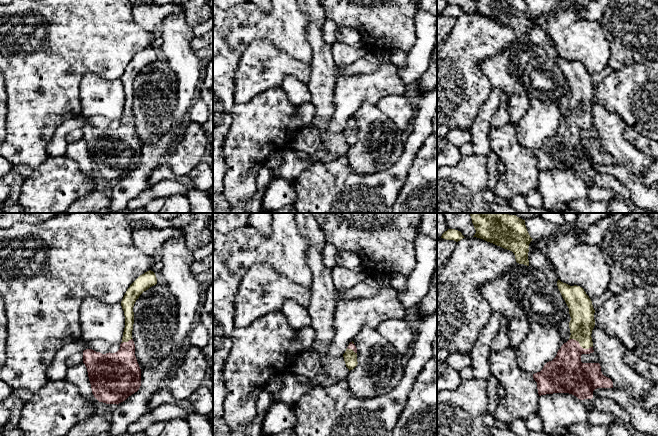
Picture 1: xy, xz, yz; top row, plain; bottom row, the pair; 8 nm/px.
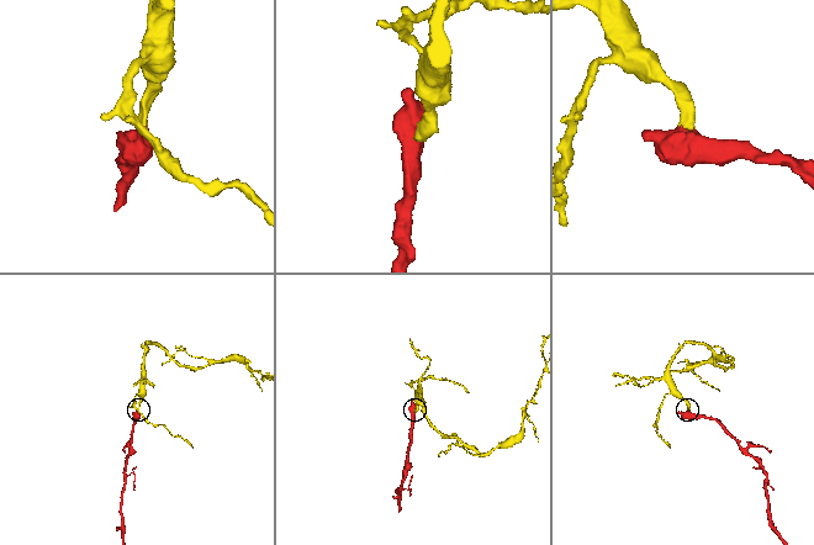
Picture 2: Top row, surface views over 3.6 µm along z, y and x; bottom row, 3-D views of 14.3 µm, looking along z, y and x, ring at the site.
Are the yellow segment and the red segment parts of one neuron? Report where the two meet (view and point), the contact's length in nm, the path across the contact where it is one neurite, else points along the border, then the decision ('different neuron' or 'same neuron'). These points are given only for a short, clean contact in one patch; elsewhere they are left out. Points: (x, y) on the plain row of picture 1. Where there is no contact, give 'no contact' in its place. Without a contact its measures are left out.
contact yz (580, 121); length 200 nm; way yz (582, 98), (580, 121), (568, 133), (566, 148); same neuron

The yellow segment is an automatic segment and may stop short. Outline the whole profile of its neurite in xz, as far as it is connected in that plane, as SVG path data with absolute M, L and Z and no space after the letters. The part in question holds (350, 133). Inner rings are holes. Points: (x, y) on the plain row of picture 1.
M353 117L349 119L343 133L349 147L353 146L357 142L357 124Z

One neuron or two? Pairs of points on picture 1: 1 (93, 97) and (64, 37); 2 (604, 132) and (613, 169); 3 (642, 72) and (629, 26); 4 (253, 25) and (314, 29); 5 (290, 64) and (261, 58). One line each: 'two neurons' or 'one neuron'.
1: two neurons
2: one neuron
3: two neurons
4: two neurons
5: one neuron

